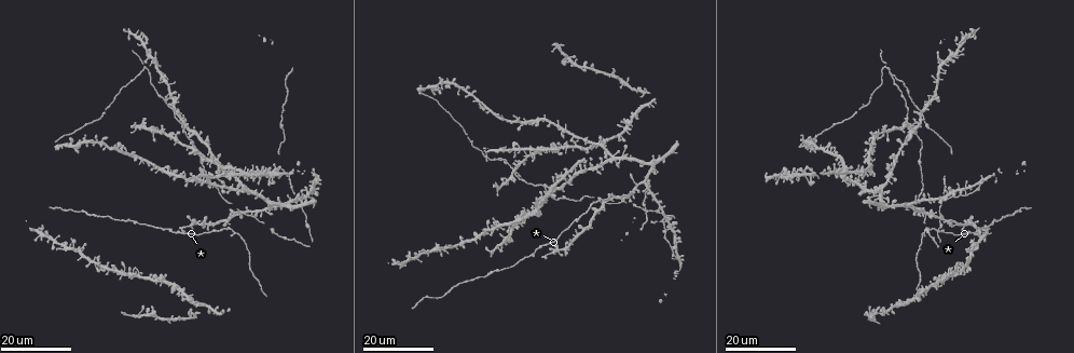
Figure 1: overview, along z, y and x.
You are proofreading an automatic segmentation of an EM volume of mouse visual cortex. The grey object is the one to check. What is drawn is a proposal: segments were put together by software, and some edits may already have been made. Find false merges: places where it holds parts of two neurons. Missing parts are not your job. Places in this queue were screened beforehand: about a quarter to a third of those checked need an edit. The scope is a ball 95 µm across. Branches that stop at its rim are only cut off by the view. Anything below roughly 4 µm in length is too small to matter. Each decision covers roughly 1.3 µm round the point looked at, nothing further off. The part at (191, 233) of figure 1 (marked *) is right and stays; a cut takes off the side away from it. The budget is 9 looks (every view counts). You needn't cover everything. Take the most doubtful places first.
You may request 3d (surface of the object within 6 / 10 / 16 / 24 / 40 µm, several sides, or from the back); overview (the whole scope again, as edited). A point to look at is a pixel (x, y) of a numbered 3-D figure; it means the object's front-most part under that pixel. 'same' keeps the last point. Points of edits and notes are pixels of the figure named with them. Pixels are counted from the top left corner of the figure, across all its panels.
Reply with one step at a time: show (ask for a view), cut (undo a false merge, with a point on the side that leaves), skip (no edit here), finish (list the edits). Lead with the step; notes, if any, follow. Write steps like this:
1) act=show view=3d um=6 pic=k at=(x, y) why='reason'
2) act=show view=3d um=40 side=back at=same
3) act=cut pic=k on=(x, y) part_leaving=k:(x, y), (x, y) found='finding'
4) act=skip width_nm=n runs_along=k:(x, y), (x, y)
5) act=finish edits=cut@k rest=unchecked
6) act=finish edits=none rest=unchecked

act=show view=3d um=24 pic=1 at=(146, 68) why='three-way junction'

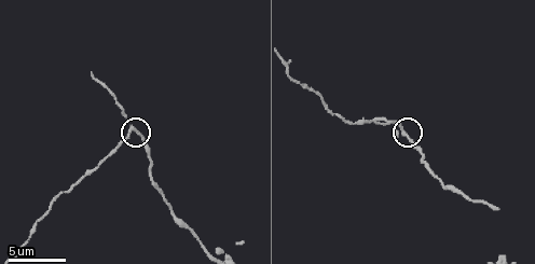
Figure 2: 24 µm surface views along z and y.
act=show view=3d um=6 pic=2 at=(130, 126)

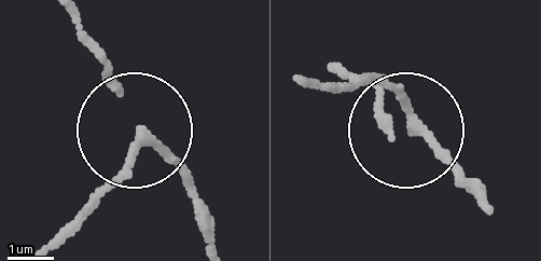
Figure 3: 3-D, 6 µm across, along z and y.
act=skip width_nm=140 found='continuous, no second neuron'

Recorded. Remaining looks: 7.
act=show view=3d um=24 pic=1 at=(244, 211) why='thin arm on a thick one'

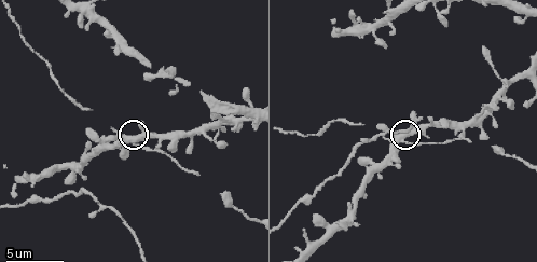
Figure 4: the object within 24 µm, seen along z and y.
act=show view=3d um=6 pic=4 at=(403, 139) why='closer look'

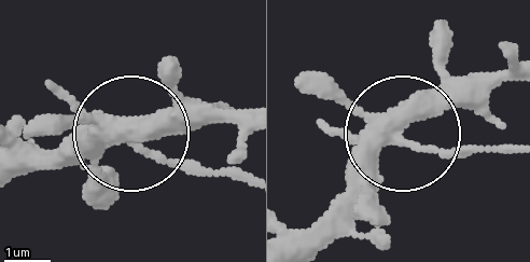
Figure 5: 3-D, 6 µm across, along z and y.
act=skip arms=5 found='continuous, no second neuron'

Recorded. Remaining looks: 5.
act=show view=3d um=16 pic=1 at=(662, 223) why='four arms meet'

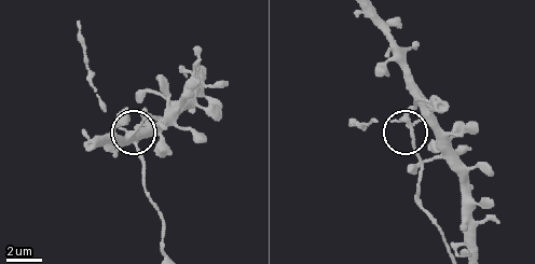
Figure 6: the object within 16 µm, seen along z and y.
act=show view=3d um=10 pic=6 at=(412, 129)

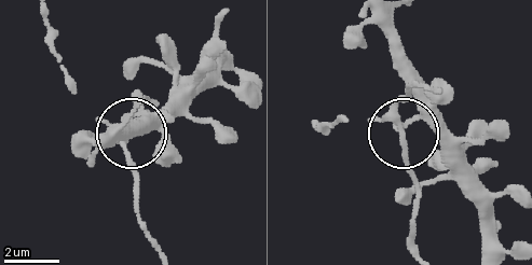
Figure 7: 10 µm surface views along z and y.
act=skip found='one neuron here'

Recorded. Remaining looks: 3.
act=show view=3d um=24 pic=1 at=(918, 126) why='looks like a crossing'

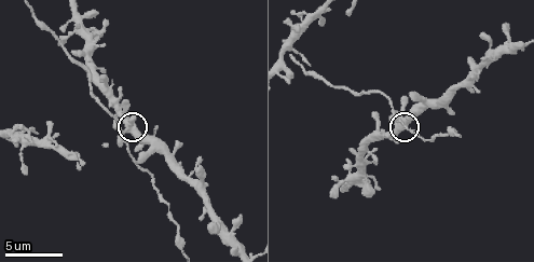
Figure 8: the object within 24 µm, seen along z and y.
act=show view=3d um=6 pic=8 at=(128, 128)

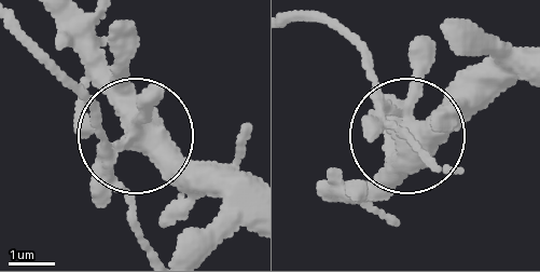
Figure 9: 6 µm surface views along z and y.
act=skip side_arm_um=42 runs_along=9:(252, 229), (170, 175), (82, 63) found='all the same neuron'

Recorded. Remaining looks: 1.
act=finish edits=none rest=unchecked

